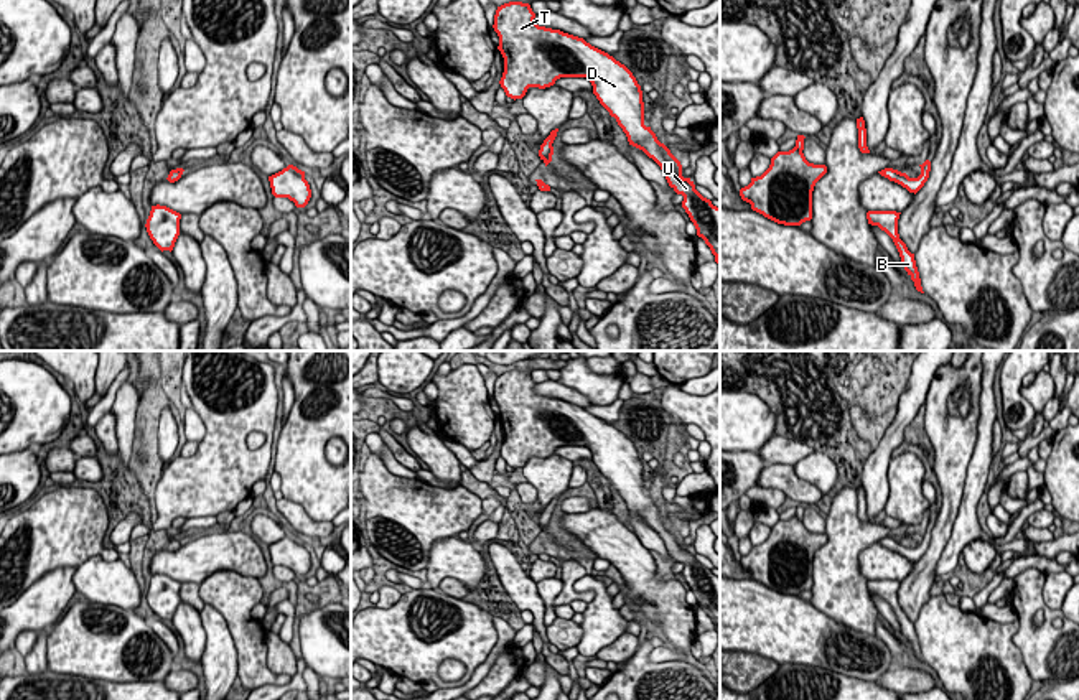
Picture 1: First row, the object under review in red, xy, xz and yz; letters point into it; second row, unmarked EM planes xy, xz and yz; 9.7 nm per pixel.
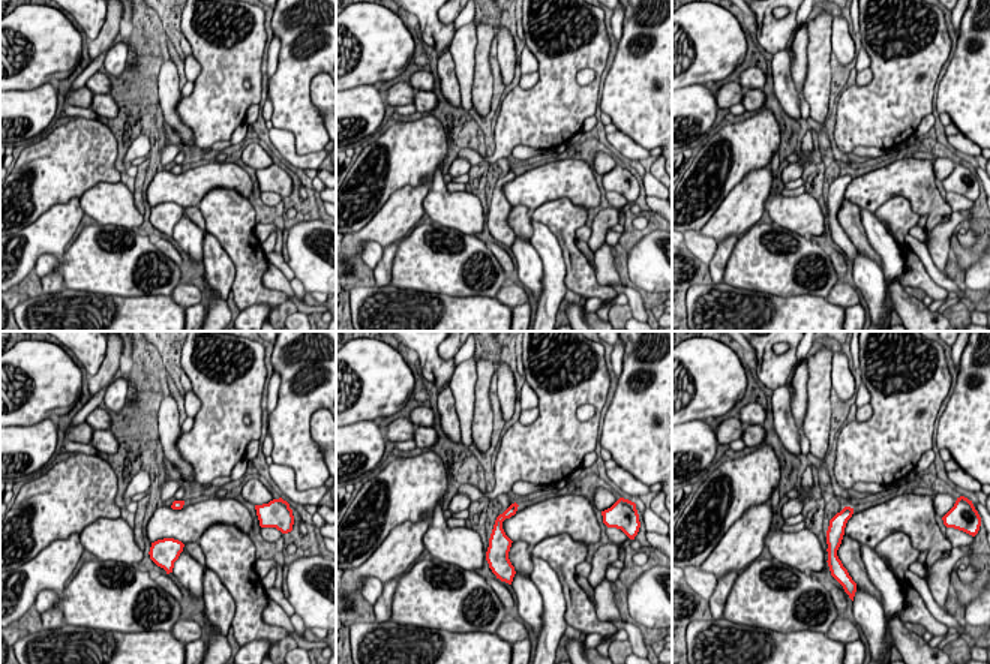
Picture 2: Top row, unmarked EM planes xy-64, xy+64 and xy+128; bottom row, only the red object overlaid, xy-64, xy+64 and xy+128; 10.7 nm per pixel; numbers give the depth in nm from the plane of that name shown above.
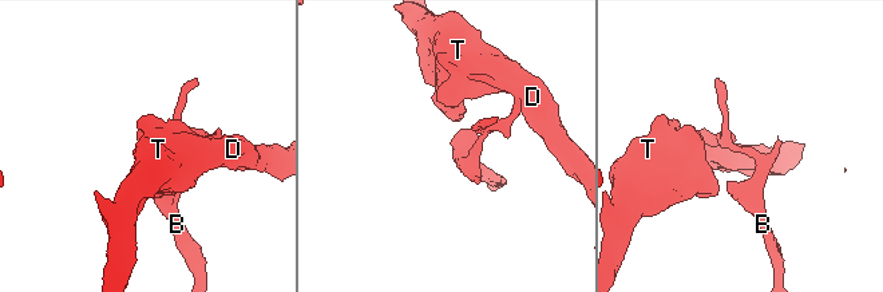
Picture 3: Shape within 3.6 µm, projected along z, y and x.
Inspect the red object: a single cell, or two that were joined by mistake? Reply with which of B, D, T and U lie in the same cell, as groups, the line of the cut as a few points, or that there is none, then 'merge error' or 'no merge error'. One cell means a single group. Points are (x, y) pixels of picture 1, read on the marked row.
groups B / D T U; cut xy (180, 168), (170, 177); merge error

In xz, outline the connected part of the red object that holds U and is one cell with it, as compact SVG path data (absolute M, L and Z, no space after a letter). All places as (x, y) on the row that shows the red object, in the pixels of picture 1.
M529 3L497 7L494 31L504 58L499 81L506 96L522 99L529 87L545 89L560 77L586 77L600 104L616 119L629 145L642 150L662 170L669 186L684 196L682 208L715 255L720 268L720 208L703 198L690 178L682 176L680 161L644 125L642 91L633 72L608 53L583 38L539 26Z

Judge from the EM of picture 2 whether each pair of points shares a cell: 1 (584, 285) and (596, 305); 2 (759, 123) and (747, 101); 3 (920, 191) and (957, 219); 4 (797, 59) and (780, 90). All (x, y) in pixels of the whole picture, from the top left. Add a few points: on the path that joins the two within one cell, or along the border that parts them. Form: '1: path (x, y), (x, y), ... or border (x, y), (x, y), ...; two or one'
1: border (587, 299), (602, 299), (605, 302); two
2: border (762, 107), (756, 113); two
3: border (953, 212), (947, 221), (939, 222), (927, 234); two
4: border (792, 33), (786, 51), (800, 104); two

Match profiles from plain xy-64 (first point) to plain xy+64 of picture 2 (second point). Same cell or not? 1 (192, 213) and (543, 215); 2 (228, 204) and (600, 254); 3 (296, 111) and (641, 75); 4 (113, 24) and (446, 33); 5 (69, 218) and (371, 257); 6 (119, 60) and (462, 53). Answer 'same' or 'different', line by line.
1: different
2: different
3: same
4: different
5: different
6: different

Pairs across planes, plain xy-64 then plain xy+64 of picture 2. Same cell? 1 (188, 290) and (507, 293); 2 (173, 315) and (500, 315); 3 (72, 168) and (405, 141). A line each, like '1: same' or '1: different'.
1: same
2: same
3: same

